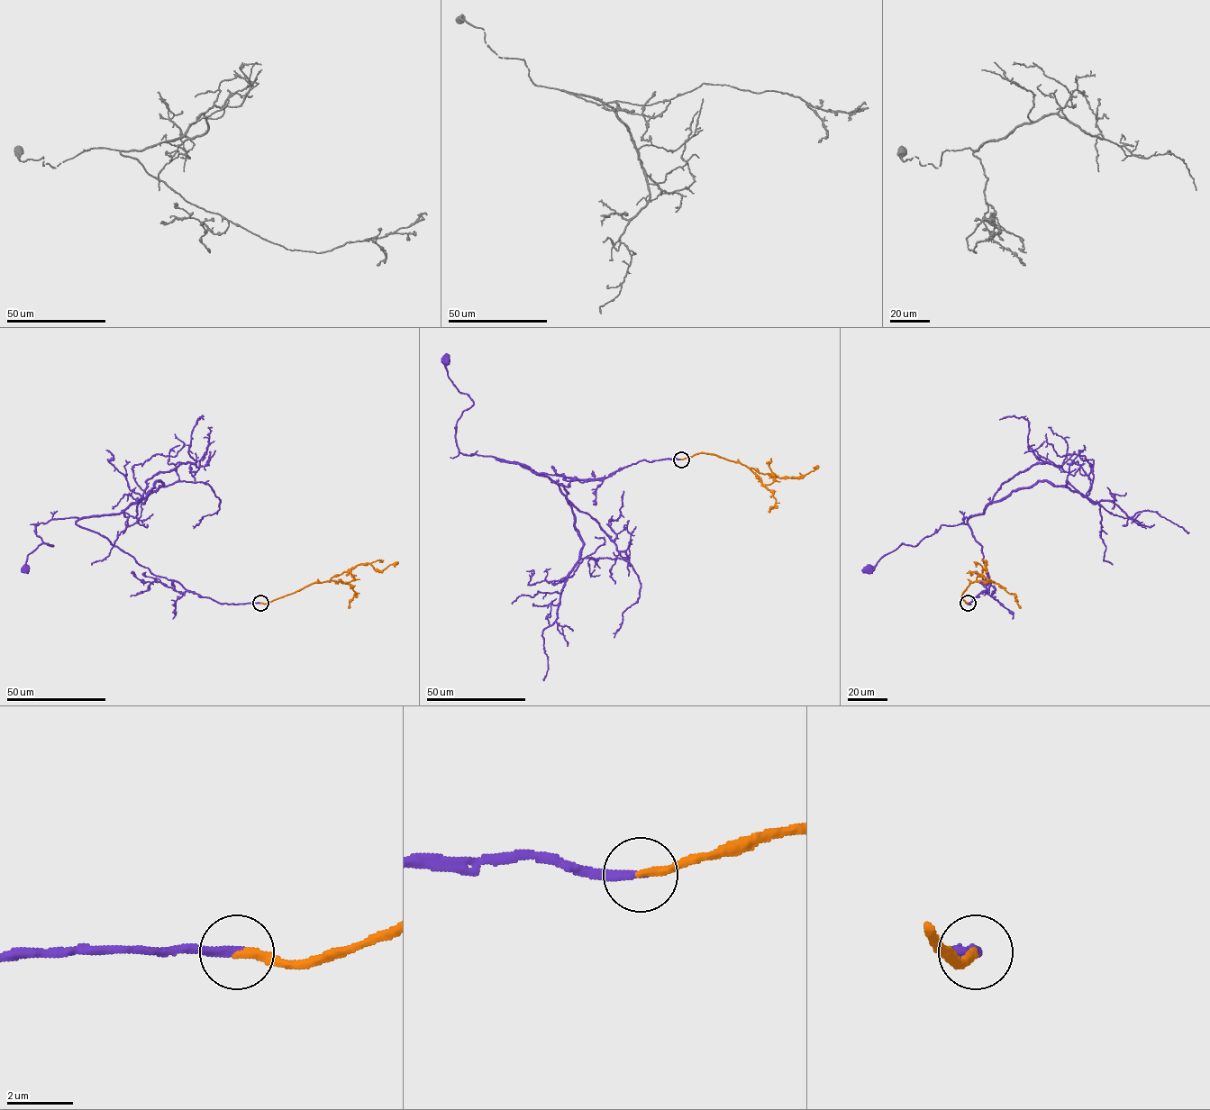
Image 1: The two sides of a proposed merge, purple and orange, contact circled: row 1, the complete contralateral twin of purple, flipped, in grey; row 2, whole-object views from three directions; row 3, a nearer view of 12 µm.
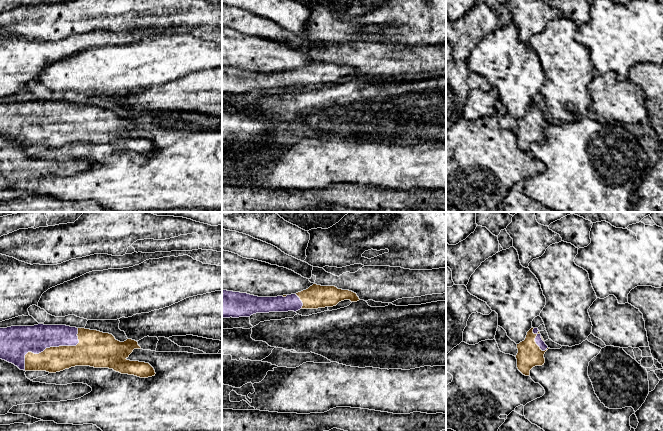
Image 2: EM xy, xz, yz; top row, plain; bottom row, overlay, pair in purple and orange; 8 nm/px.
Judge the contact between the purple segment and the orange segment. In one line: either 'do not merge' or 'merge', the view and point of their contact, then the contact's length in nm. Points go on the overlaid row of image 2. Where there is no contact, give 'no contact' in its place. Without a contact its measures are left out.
merge; meets purple in xy at (51, 346); contact 550 nm long

